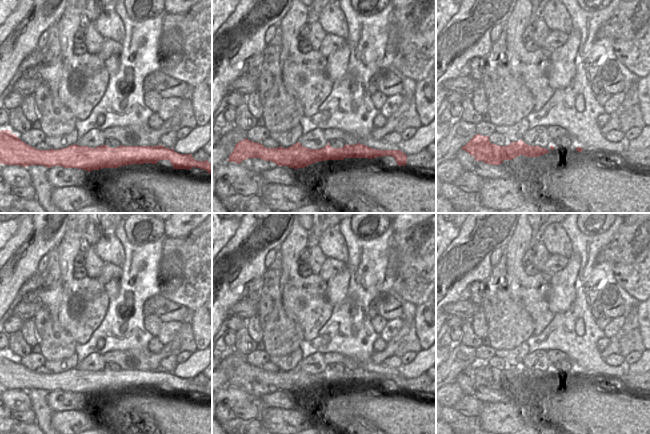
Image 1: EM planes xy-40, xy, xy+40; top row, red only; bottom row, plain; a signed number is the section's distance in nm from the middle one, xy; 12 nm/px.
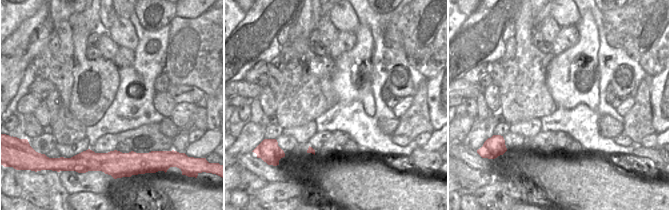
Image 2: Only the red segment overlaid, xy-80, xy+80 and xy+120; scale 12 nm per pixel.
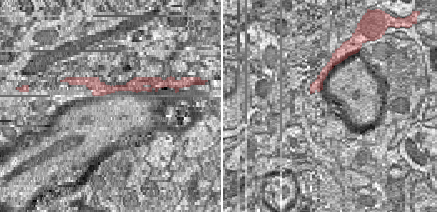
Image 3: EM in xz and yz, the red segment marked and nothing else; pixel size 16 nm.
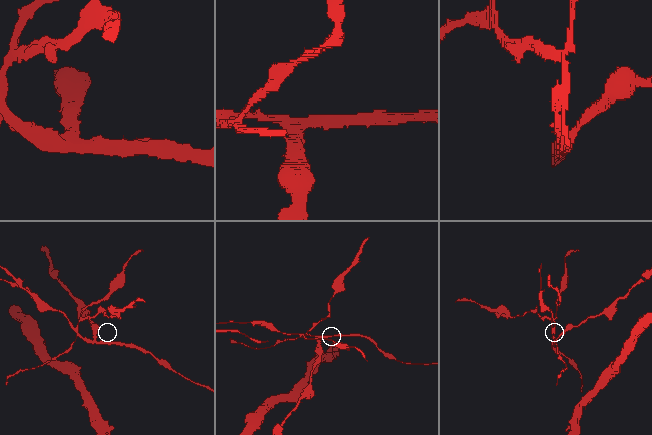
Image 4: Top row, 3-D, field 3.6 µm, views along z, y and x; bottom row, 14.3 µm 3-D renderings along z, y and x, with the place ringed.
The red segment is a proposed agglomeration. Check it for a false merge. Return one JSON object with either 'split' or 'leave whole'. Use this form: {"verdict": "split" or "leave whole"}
{"verdict": "split"}

